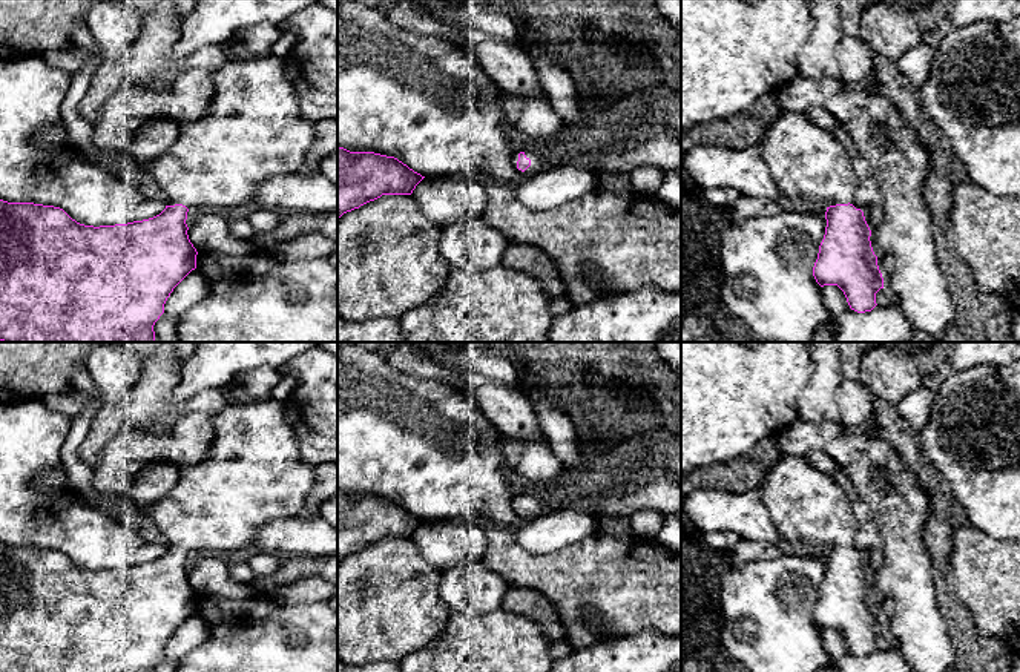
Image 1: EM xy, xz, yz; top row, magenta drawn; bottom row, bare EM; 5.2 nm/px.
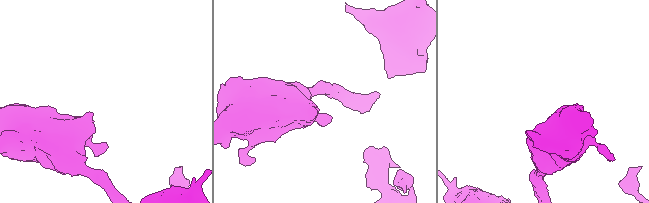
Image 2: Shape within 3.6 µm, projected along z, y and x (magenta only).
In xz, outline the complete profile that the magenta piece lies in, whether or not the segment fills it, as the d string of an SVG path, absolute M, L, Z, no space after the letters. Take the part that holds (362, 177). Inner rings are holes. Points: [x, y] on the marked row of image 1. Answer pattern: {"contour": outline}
{"contour": "M337 146L337 218L382 195L411 195L423 178L394 156Z"}

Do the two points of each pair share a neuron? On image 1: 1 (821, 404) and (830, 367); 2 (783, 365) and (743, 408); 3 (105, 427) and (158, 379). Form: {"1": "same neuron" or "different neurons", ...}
{"1": "same neuron", "2": "same neuron", "3": "same neuron"}

